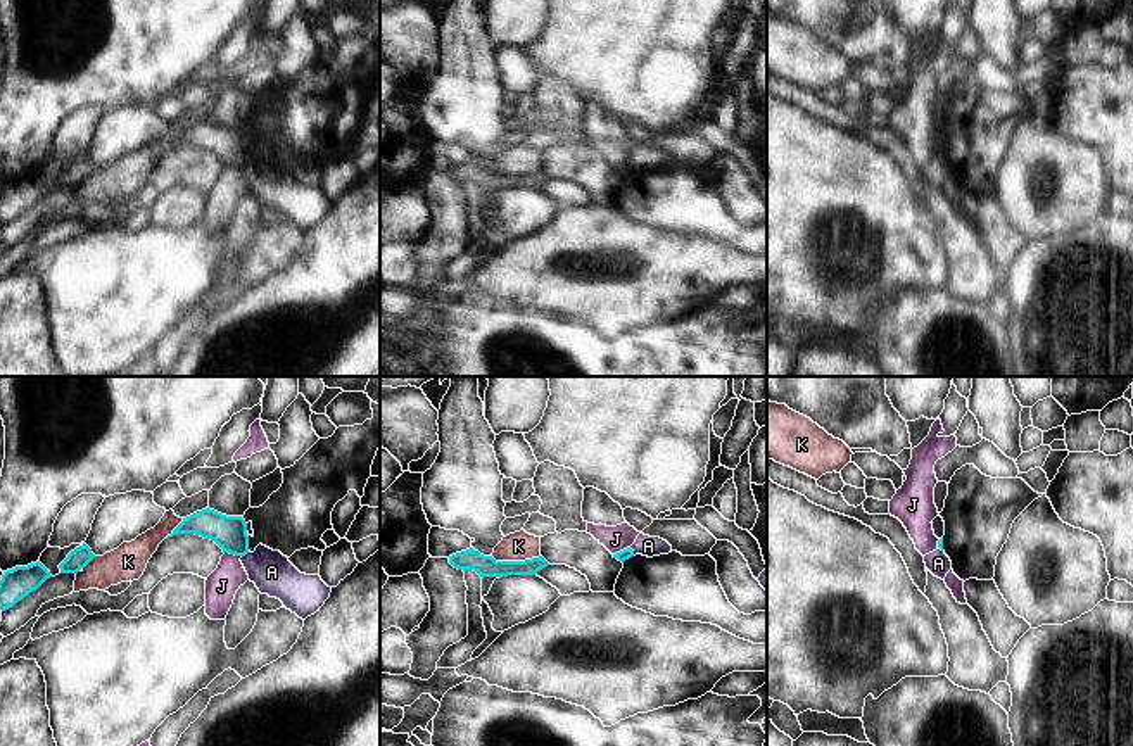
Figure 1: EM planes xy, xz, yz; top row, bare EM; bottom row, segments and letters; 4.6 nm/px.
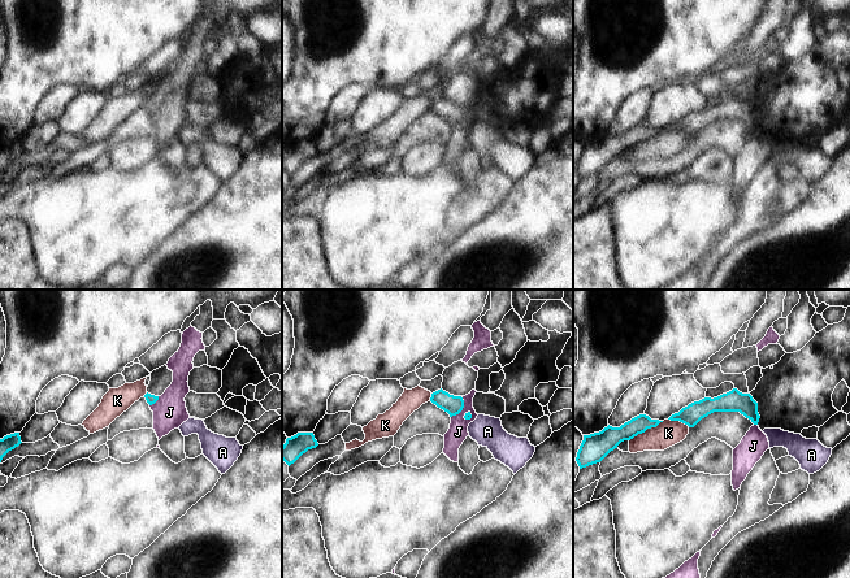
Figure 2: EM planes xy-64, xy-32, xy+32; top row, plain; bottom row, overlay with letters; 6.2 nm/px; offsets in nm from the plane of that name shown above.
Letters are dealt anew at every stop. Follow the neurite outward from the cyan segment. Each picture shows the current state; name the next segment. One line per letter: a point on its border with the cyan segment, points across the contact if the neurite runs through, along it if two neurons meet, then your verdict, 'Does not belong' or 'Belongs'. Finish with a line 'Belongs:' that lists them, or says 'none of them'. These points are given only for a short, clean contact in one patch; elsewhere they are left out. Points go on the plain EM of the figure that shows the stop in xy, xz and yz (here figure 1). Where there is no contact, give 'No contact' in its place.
A: Touches cyan at xz (632, 164). Boundary: xz (629, 161), (634, 168). Does not belong
J: Touches cyan at xy (234, 166). Boundary: xy (225, 164), (240, 170). Does not belong
K: Touches cyan at xz (515, 175). Does not belong
Belongs: none of them

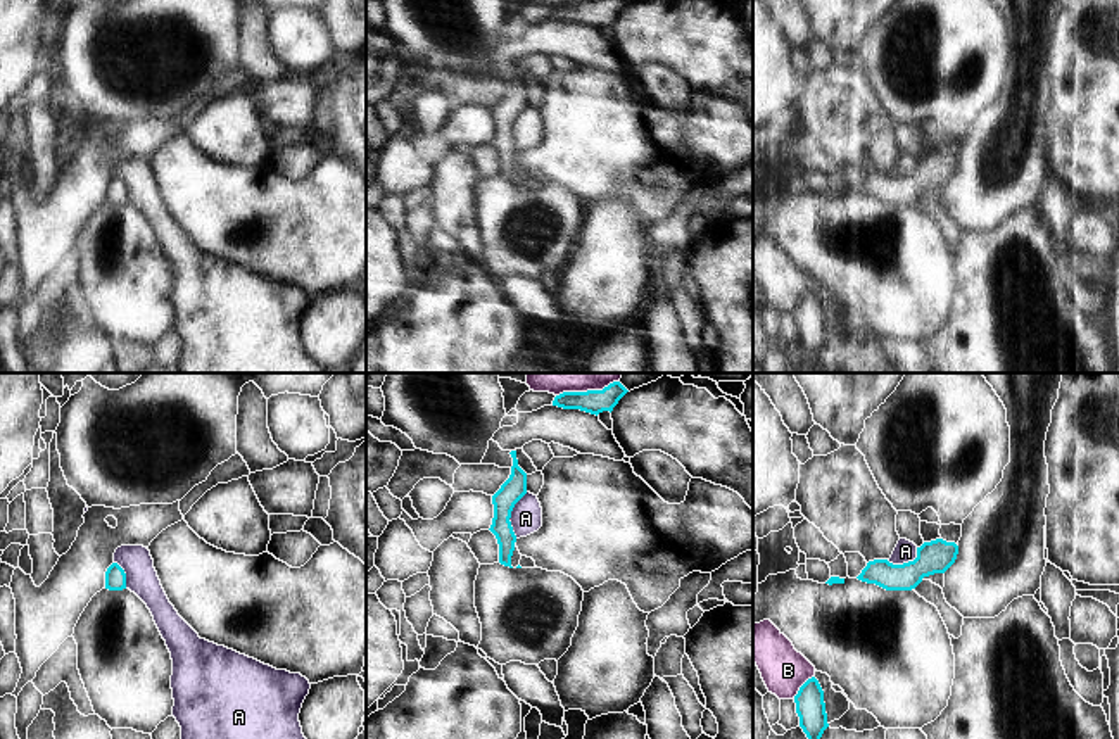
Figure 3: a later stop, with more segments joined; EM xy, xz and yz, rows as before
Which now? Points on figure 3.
A: Touches cyan at xz (510, 128). Boundary: xz (527, 106), (512, 125), (510, 138), (515, 151). Does not belong
B: Touches cyan at yz (800, 301). Does not belong
Belongs: none of them

